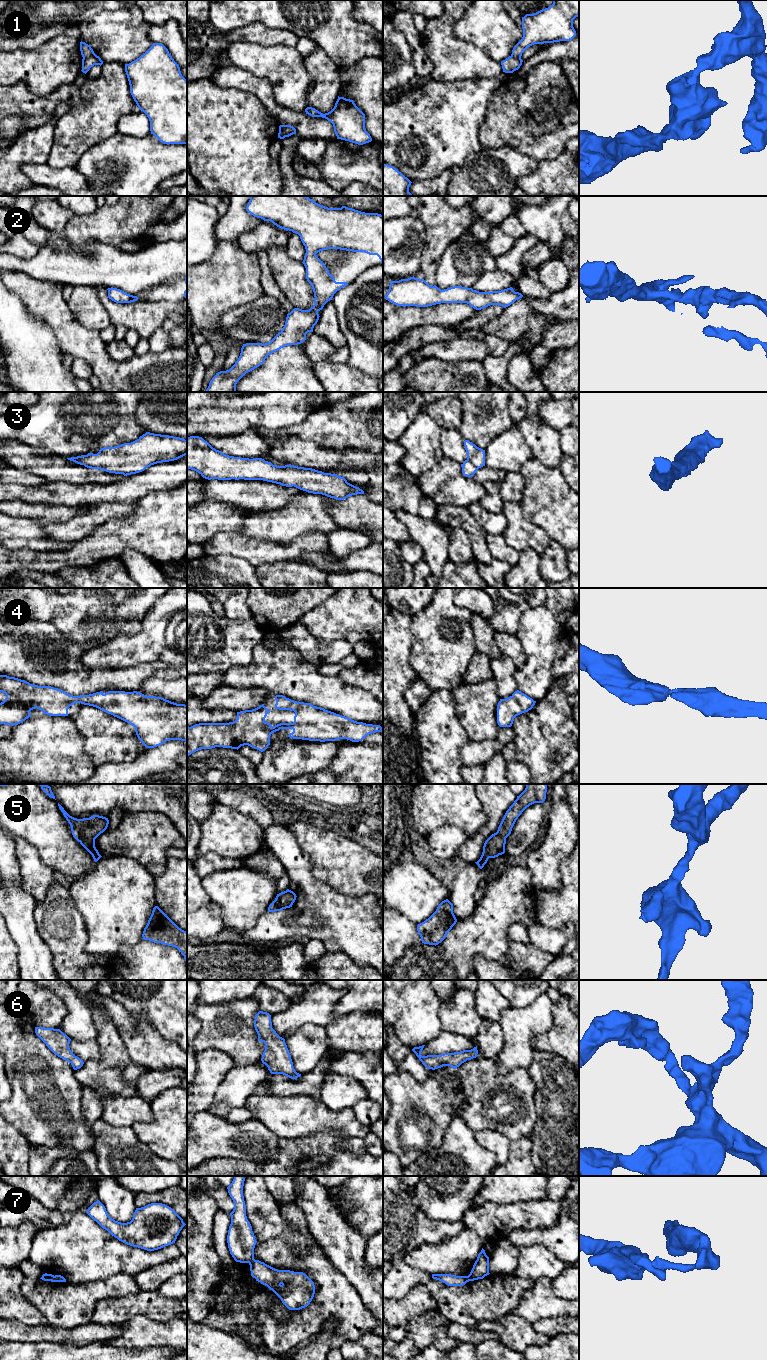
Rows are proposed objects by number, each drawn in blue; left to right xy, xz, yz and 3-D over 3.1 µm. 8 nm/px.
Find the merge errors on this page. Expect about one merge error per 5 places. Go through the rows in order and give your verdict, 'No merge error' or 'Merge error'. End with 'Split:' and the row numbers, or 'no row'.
1: Merge error
2: No merge error
3: No merge error
4: No merge error
5: No merge error
6: No merge error
7: Merge error
Split: 1, 7

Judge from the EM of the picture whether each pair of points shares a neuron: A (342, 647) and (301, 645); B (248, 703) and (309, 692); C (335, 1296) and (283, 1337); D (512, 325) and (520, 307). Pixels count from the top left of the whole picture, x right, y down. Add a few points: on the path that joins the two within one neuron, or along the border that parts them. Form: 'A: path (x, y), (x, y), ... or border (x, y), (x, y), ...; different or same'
A: path (332, 651), (316, 651), (311, 648); same
B: border (244, 687), (259, 687), (268, 692); different
C: path (322, 1308), (308, 1322), (296, 1329); same
D: path (516, 321), (519, 318), (520, 311); same

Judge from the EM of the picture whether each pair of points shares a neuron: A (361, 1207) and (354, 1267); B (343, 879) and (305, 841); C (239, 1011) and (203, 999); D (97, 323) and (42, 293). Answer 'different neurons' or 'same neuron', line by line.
A: different neurons
B: same neuron
C: different neurons
D: different neurons

